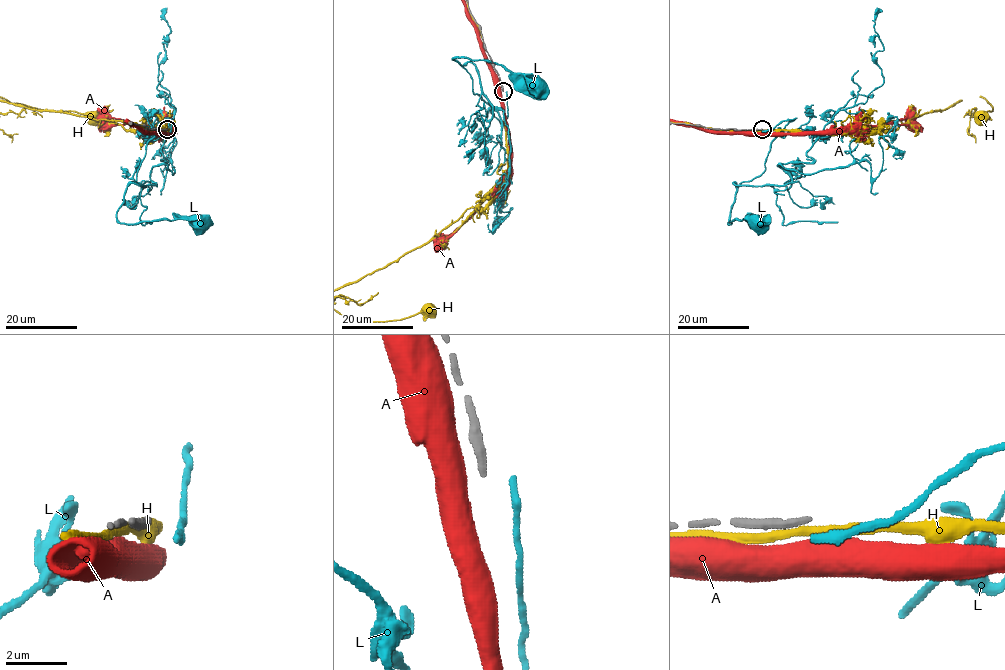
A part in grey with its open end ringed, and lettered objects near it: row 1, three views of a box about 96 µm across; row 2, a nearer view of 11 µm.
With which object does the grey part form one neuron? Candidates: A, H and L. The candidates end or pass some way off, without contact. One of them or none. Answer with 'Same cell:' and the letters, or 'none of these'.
Same cell: none of these

